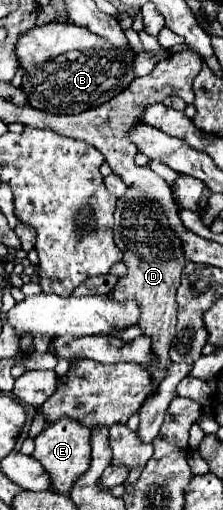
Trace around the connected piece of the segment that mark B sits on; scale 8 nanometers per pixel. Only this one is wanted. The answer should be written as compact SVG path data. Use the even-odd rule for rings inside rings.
M51 22L25 32L17 44L17 56L21 68L25 68L27 72L23 80L23 92L27 94L33 108L43 108L45 112L83 112L87 108L95 108L123 92L123 88L127 88L135 80L135 52L131 50L131 46L127 54L127 50L115 48L101 36L89 32L85 26L77 26L71 22Z

